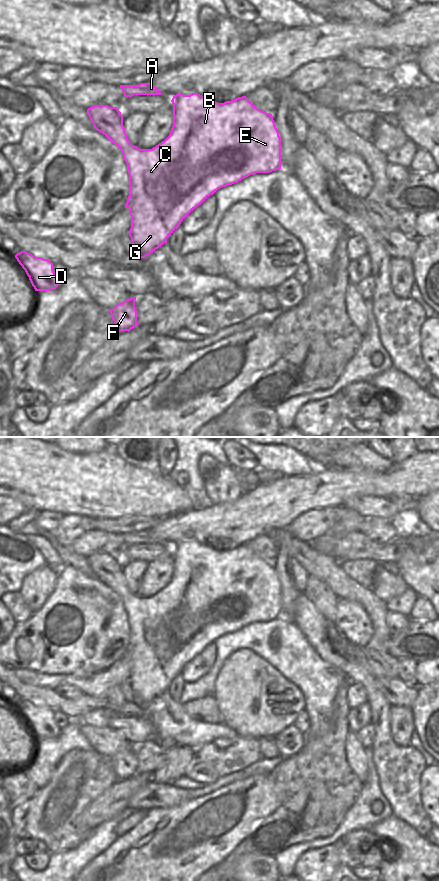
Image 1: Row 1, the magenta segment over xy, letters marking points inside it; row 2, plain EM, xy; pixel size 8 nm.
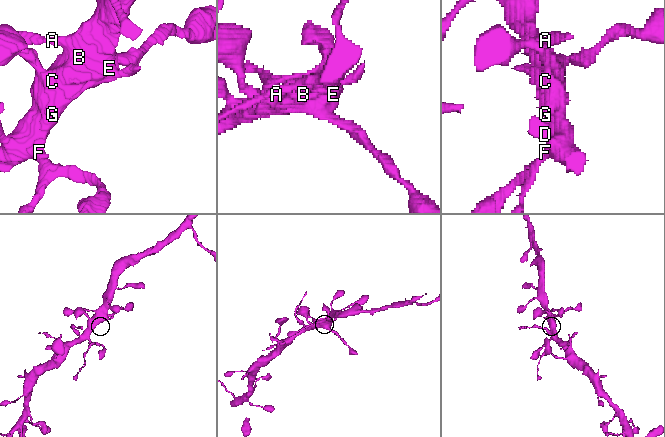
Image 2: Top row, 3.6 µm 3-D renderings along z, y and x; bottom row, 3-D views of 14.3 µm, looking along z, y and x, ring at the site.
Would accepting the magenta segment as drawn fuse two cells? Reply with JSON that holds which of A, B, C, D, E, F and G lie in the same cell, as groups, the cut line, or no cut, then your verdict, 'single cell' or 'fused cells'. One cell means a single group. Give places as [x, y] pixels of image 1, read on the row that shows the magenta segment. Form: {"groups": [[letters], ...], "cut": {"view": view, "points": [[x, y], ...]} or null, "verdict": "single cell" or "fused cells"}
{"groups": [["A", "B", "C", "D", "E", "F", "G"]], "cut": null, "verdict": "single cell"}

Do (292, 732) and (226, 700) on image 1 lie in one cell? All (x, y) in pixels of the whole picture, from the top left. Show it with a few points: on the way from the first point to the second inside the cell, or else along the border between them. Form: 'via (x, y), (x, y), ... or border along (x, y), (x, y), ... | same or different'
border along (292, 724), (283, 728), (274, 736) | different

